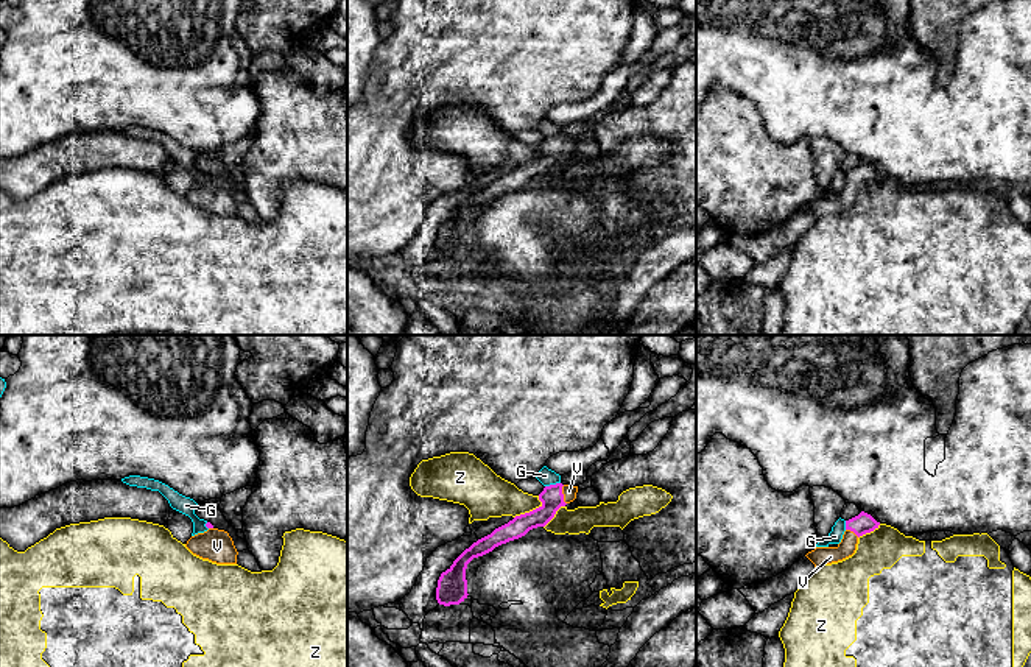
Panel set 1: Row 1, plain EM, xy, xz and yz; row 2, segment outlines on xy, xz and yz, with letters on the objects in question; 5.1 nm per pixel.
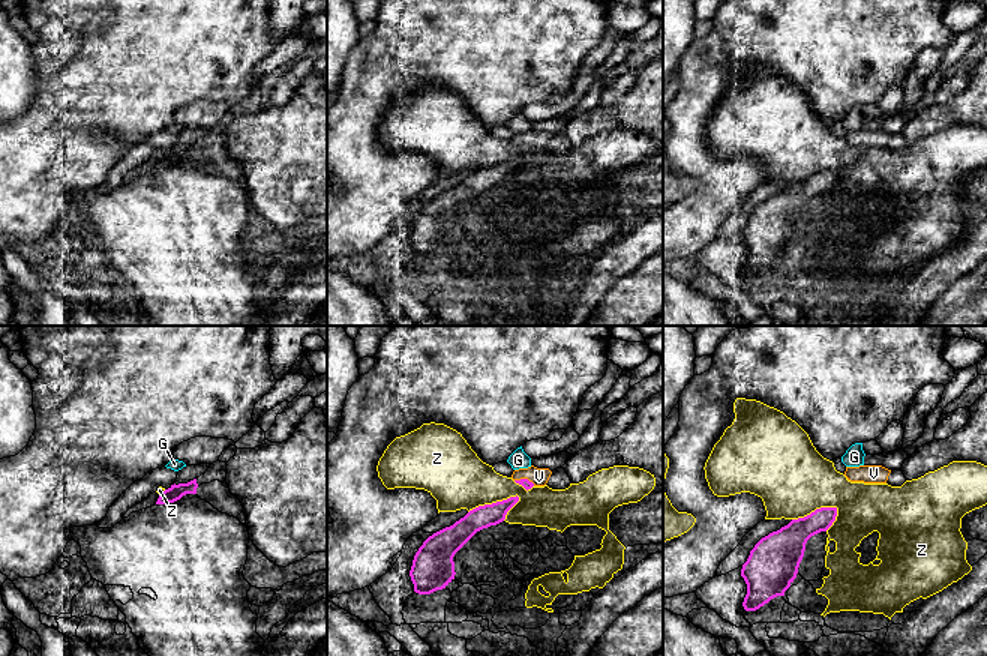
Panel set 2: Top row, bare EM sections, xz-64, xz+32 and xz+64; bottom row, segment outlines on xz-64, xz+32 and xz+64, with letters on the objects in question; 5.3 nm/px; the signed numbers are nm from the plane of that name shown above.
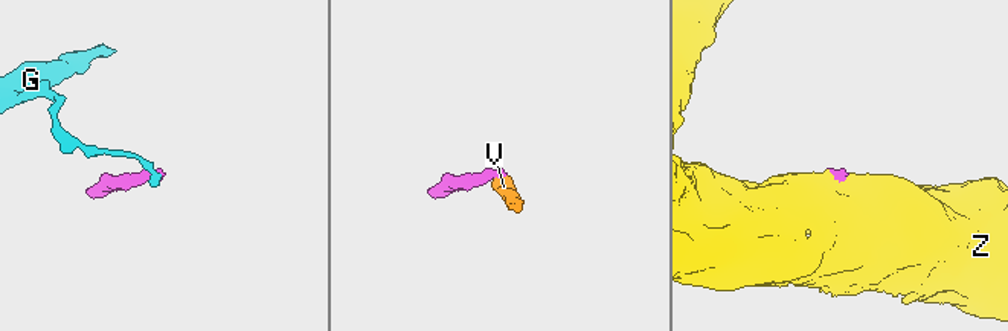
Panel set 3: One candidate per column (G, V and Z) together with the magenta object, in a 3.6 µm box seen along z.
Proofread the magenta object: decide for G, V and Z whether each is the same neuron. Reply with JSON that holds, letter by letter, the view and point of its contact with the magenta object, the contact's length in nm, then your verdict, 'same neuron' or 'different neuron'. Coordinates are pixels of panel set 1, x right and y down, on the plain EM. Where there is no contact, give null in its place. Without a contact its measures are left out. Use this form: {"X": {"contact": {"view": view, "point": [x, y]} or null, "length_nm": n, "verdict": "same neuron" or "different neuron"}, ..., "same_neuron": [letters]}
{"G": {"contact": {"view": "xz", "point": [552, 136]}, "length_nm": 80, "verdict": "different neuron"}, "V": {"contact": {"view": "xz", "point": [563, 145]}, "length_nm": 110, "verdict": "same neuron"}, "Z": {"contact": {"view": "xz", "point": [533, 161]}, "length_nm": 180, "verdict": "different neuron"}, "same_neuron": ["V"]}

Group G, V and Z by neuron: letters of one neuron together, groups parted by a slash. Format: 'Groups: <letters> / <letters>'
Groups: G / V / Z

